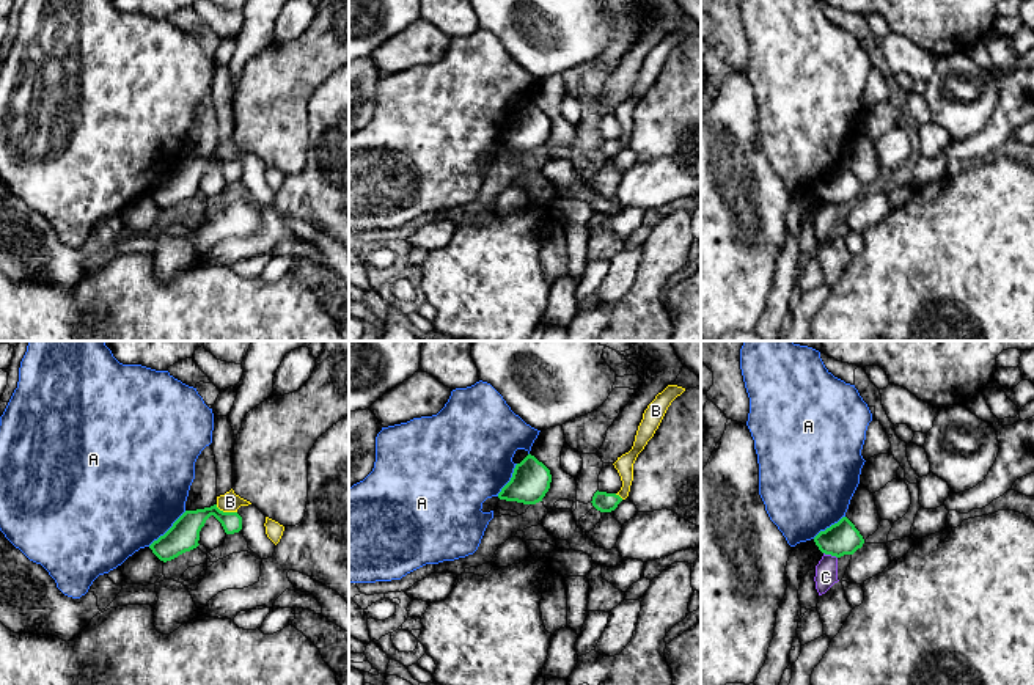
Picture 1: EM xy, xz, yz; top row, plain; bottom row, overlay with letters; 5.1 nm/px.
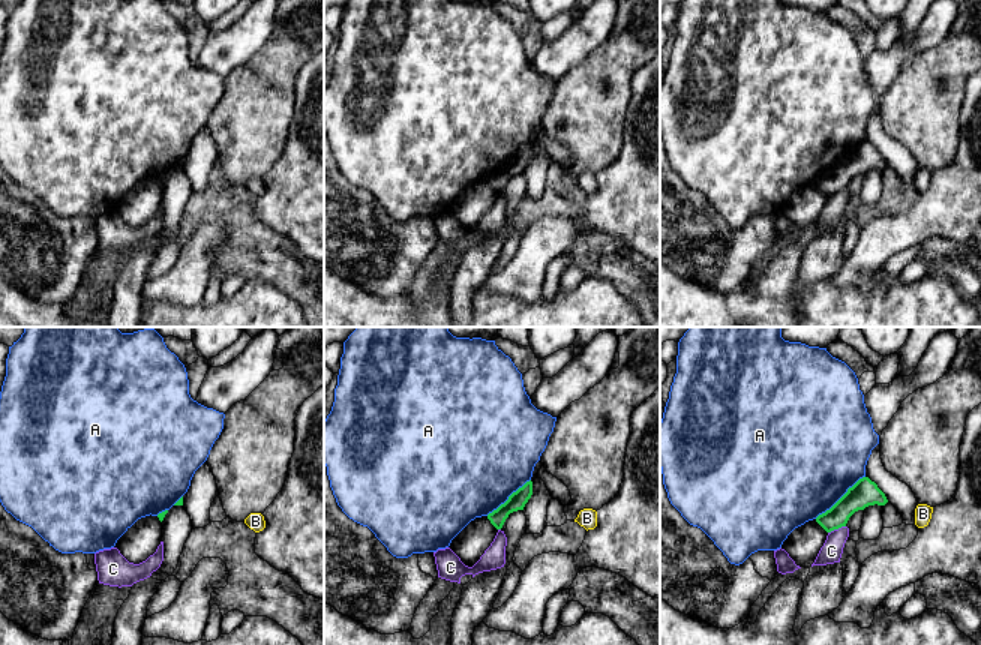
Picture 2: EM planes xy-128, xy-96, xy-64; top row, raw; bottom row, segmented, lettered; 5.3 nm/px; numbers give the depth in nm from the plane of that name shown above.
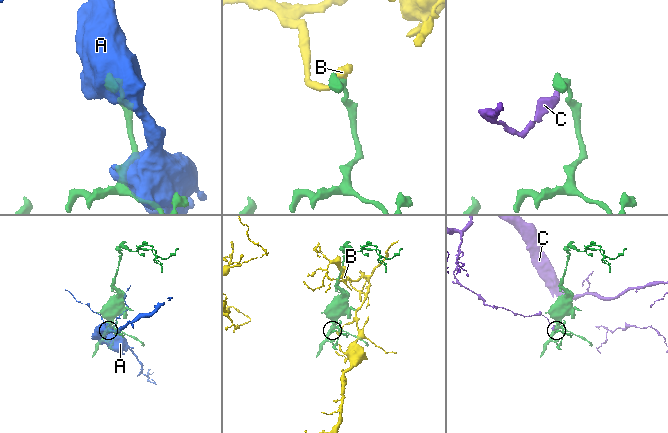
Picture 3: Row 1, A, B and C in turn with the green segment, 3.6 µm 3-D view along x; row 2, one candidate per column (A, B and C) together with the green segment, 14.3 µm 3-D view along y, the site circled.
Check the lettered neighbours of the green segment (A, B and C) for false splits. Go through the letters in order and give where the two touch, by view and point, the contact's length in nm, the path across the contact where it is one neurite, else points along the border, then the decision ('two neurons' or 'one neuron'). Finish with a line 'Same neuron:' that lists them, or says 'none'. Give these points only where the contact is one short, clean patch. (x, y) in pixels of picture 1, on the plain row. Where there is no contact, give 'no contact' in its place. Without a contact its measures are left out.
A: contact xy (168, 178); length 260 nm; two neurons
B: contact xy (227, 161); length 120 nm; border xy (216, 153), (223, 159), (236, 161); two neurons
C: contact yz (830, 201); length 80 nm; border yz (824, 200), (836, 206); two neurons
Same neuron: none

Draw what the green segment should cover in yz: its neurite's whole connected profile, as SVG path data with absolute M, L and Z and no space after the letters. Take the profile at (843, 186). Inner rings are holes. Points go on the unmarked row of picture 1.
M842 165L838 171L820 179L814 185L814 190L822 201L841 206L844 203L853 203L863 195L864 187L855 173L847 165Z

